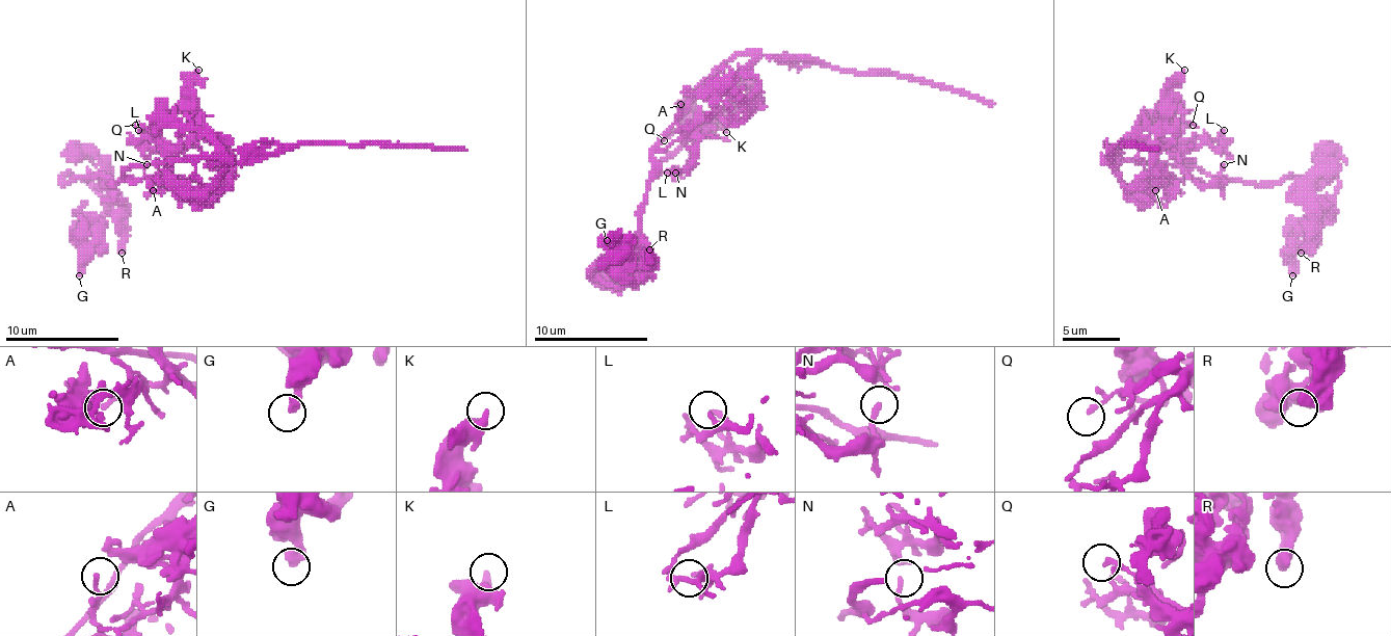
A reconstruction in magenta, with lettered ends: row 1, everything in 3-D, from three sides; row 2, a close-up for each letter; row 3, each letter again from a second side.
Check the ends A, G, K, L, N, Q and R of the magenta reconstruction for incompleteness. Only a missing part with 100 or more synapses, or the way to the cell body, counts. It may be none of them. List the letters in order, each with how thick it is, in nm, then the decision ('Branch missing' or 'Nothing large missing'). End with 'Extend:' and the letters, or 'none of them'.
A: Thickness 170 nm. Nothing large missing
G: Thickness 320 nm. Nothing large missing
K: Thickness 320 nm. Nothing large missing
L: Thickness 170 nm. Nothing large missing
N: Thickness 130 nm. Nothing large missing
Q: Thickness 130 nm. Nothing large missing
R: Thickness 480 nm. Nothing large missing
Extend: none of them

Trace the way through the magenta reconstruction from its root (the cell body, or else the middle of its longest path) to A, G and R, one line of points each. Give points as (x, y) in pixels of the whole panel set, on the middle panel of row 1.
A: (687, 104), (729, 60), (738, 55), (752, 58), (736, 95), (710, 121), (687, 132), (678, 124), (680, 104)
G: (687, 104), (652, 152), (641, 227), (613, 252), (644, 266), (633, 284), (626, 255), (607, 240)
R: (687, 104), (687, 112), (652, 152), (641, 227), (613, 252), (633, 263), (649, 258), (649, 249)

